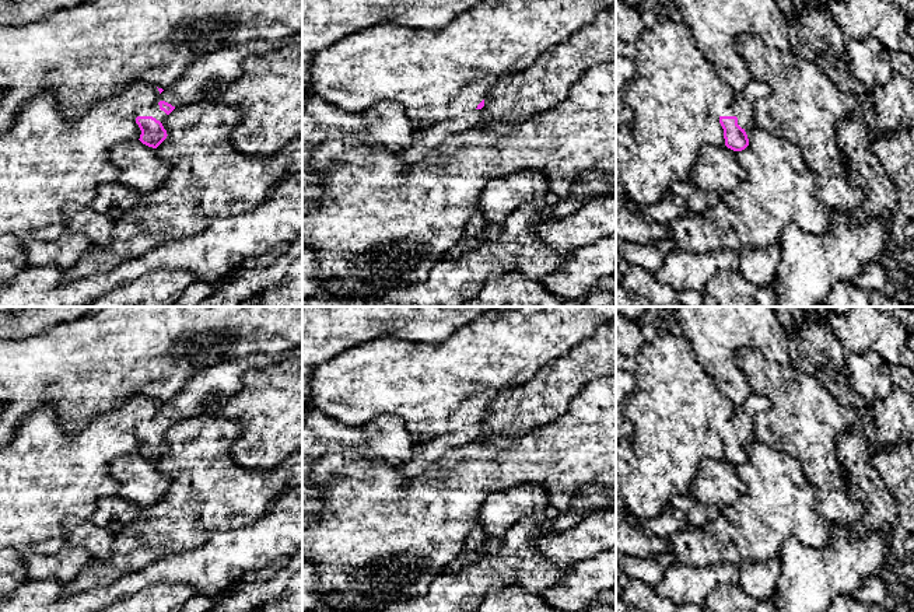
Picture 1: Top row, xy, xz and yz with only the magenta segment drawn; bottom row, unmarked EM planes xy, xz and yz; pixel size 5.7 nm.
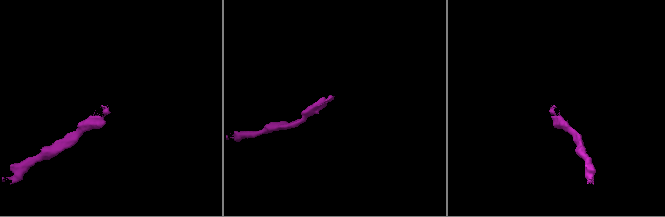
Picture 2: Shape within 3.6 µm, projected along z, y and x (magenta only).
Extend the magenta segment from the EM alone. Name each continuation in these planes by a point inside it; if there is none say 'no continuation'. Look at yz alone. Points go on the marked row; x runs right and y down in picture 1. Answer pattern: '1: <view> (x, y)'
1: yz (743, 101)

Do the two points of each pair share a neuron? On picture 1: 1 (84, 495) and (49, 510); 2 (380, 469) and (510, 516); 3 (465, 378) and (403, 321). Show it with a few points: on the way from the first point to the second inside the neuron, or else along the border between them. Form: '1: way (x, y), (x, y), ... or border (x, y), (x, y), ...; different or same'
1: way (76, 495), (65, 495), (58, 502); same
2: border (510, 488), (491, 492), (486, 497), (476, 525); different
3: border (456, 329), (438, 342), (409, 342), (395, 336); different

